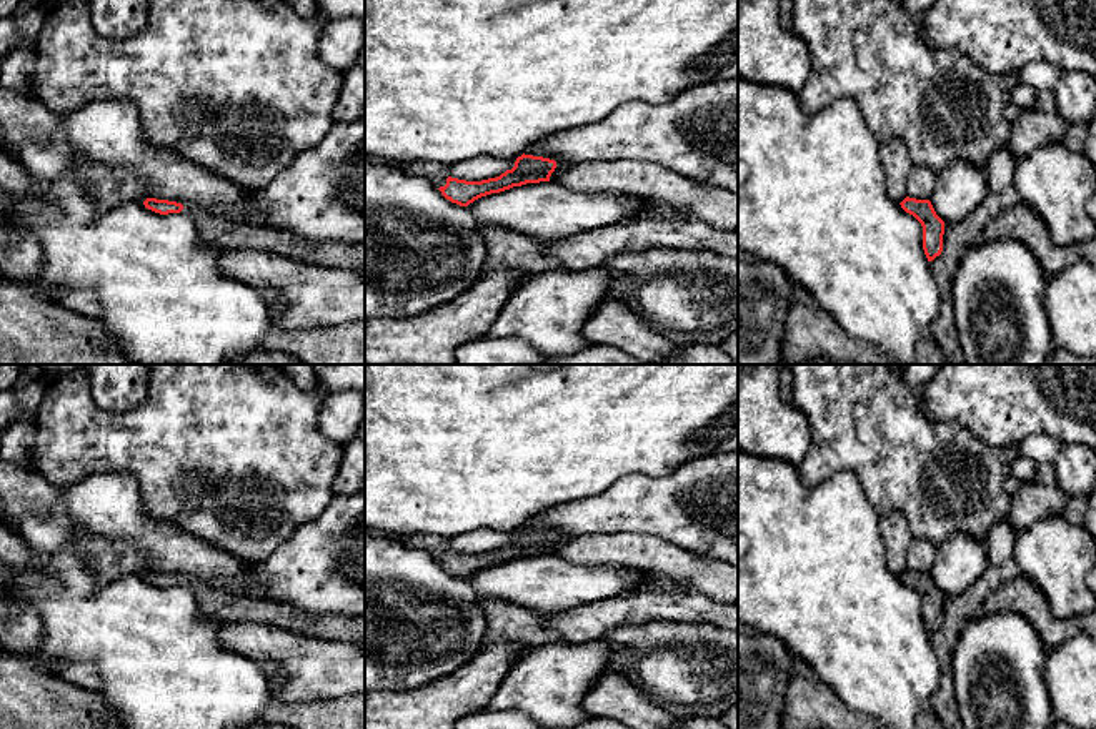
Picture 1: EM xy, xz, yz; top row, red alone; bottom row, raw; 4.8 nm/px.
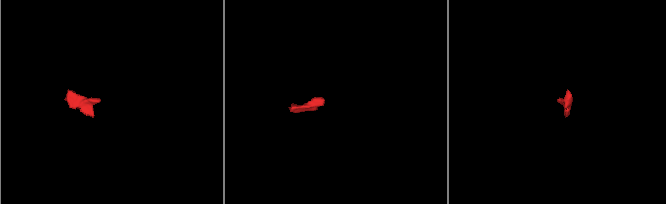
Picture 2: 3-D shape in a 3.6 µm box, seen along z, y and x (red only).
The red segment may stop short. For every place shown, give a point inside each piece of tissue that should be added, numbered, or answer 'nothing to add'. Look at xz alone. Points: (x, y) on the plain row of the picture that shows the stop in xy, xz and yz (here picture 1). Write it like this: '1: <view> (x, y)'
1: xz (437, 546)

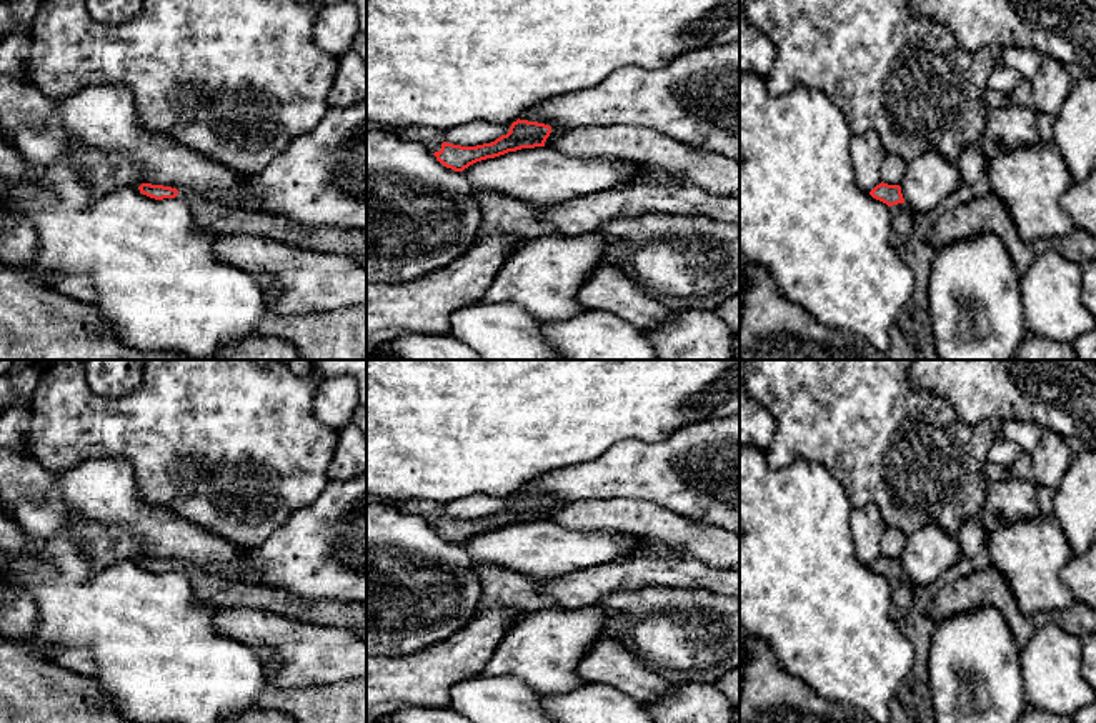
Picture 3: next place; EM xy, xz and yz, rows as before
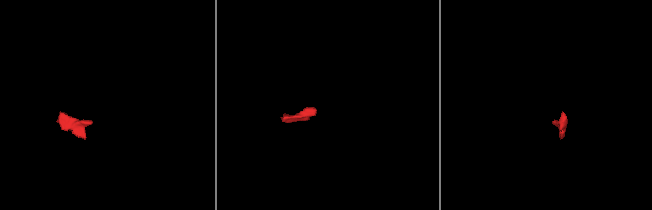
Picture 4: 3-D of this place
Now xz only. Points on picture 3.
1: xz (432, 512)

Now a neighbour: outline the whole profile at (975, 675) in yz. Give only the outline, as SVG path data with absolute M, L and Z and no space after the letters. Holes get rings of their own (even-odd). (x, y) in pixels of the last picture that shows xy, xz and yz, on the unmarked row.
M994 608L934 623L926 685L936 723L1019 723L1028 708L1019 646Z

